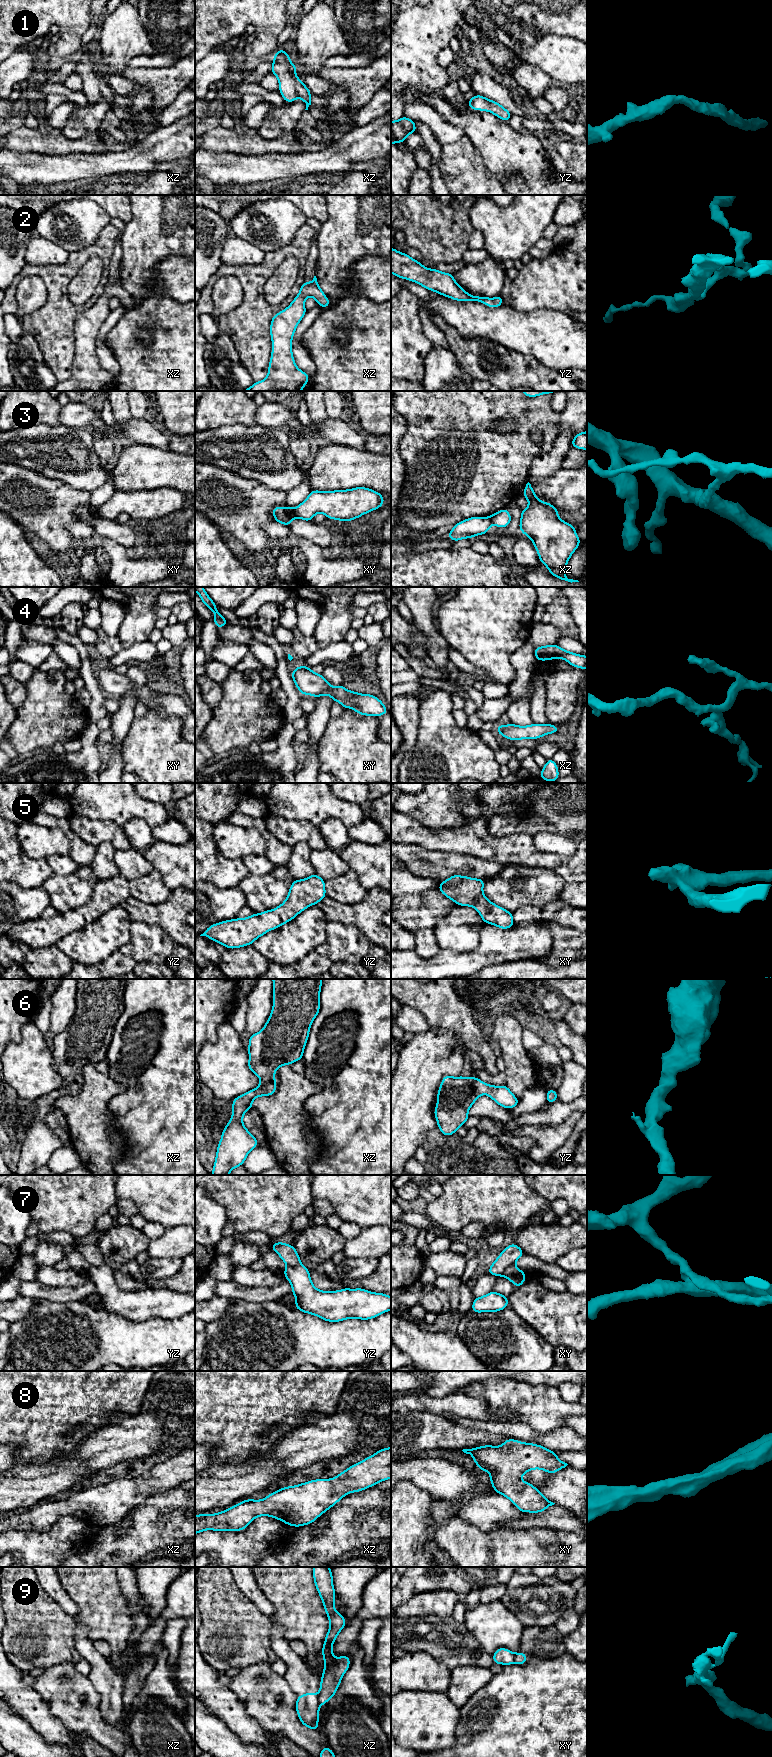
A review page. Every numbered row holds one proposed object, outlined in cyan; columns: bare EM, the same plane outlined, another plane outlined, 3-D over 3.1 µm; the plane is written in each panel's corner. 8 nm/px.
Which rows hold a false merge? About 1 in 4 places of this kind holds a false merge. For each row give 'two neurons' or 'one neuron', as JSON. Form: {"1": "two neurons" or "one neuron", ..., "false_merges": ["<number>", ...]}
{"1": "one neuron", "2": "one neuron", "3": "two neurons", "4": "one neuron", "5": "one neuron", "6": "one neuron", "7": "two neurons", "8": "one neuron", "9": "two neurons", "false_merges": ["3", "7", "9"]}

